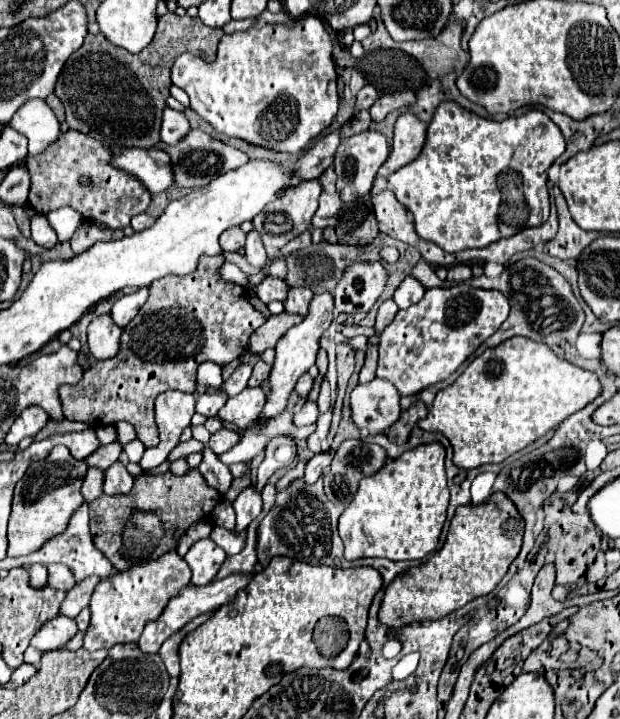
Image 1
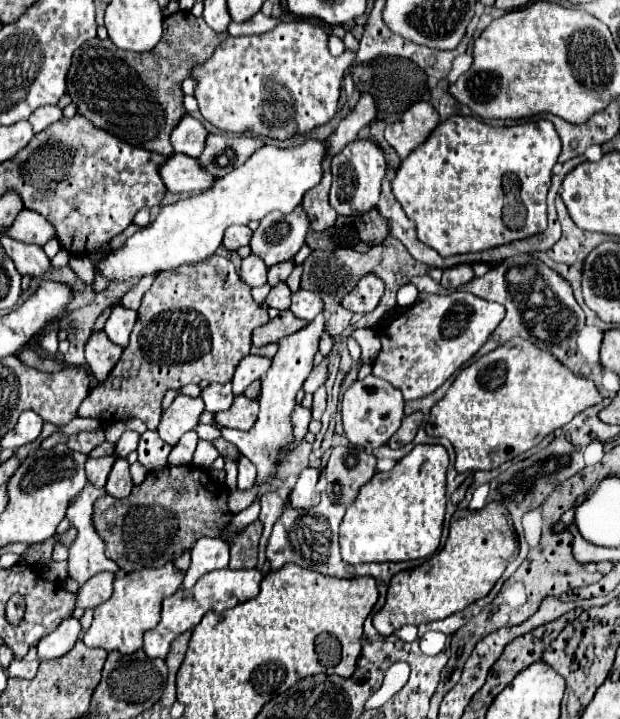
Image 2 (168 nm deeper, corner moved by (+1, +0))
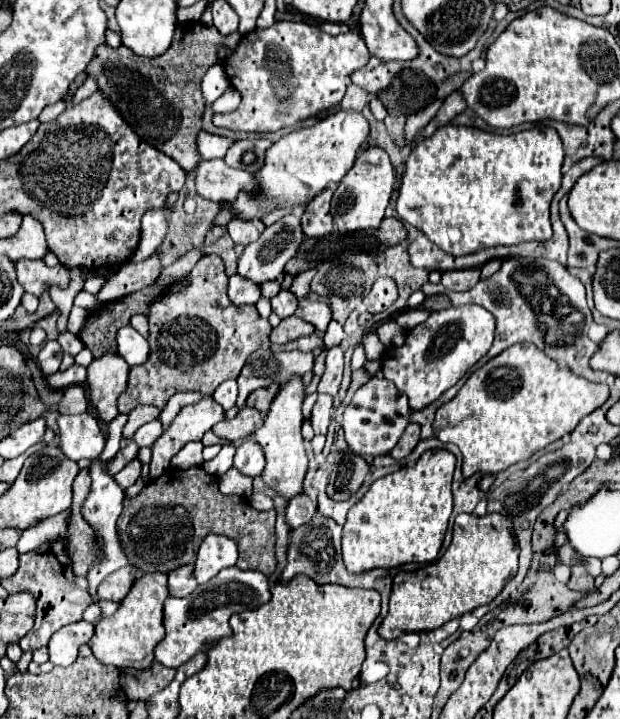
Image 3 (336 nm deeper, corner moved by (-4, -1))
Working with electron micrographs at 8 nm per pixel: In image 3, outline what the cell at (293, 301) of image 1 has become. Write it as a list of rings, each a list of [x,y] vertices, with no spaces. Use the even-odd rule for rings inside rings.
[[[301,299],[299,307],[295,311],[297,317],[309,321],[317,331],[325,331],[329,321],[331,321],[331,309],[323,301],[311,301],[311,299]]]

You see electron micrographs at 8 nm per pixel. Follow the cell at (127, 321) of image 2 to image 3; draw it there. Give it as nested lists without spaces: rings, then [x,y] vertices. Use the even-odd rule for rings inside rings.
[[[131,325],[117,333],[117,353],[131,365],[143,365],[149,359],[149,343]]]

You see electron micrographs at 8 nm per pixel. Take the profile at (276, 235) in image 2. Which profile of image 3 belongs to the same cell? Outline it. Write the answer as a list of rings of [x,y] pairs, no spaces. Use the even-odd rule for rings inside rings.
[[[287,215],[281,221],[267,227],[257,241],[253,241],[245,247],[243,255],[237,259],[237,273],[249,281],[255,281],[255,283],[279,279],[283,275],[285,263],[297,253],[297,247],[301,245],[301,241],[303,241],[303,231],[301,231],[299,217]]]

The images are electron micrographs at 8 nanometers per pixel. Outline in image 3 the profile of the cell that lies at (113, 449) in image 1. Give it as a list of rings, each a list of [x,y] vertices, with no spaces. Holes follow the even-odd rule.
[[[155,419],[155,421],[149,421],[149,423],[145,423],[143,427],[139,427],[137,433],[133,435],[133,441],[135,441],[139,447],[151,447],[151,445],[161,437],[163,431],[165,431],[165,429],[163,429],[163,423],[161,423],[159,419]]]

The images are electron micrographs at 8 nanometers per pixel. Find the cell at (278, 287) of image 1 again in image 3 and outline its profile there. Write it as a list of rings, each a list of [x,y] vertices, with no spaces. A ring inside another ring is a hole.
[[[279,291],[275,297],[271,297],[271,307],[273,307],[273,313],[279,317],[279,319],[285,319],[289,315],[295,313],[297,309],[297,297],[291,293],[291,291]]]

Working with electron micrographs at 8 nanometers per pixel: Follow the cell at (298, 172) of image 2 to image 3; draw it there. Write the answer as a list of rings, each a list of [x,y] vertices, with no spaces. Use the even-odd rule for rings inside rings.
[[[339,109],[337,113],[329,113],[321,121],[311,127],[301,127],[283,135],[267,149],[265,165],[257,173],[263,189],[255,191],[255,195],[241,193],[235,203],[227,203],[227,207],[237,209],[243,219],[263,217],[277,207],[305,207],[315,195],[327,189],[331,183],[339,183],[345,173],[353,167],[357,159],[357,151],[369,135],[369,123],[361,111]]]

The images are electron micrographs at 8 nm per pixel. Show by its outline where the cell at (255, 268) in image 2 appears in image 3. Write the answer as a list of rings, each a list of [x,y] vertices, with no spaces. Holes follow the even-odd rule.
[[[231,275],[229,277],[229,285],[227,285],[227,293],[229,299],[233,301],[233,305],[241,307],[241,305],[255,305],[261,297],[261,289],[257,283],[247,281],[239,275]]]

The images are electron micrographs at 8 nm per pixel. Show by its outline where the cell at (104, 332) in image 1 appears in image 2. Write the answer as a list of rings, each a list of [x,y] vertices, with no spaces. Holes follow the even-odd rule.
[[[104,330],[92,332],[84,350],[86,350],[88,368],[98,382],[102,382],[108,376],[108,372],[112,370],[112,366],[116,366],[122,354],[122,348],[118,344],[112,344],[112,340],[108,340]]]

